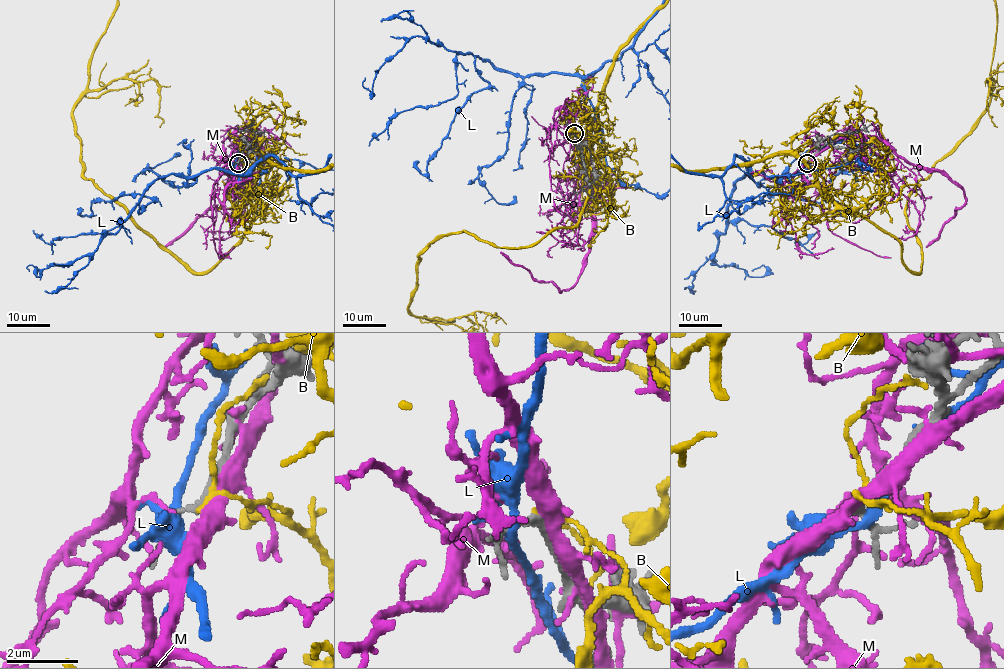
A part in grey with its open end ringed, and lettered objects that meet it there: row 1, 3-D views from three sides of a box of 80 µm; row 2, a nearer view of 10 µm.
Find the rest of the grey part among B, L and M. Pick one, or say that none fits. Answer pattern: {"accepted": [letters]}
{"accepted": []}

